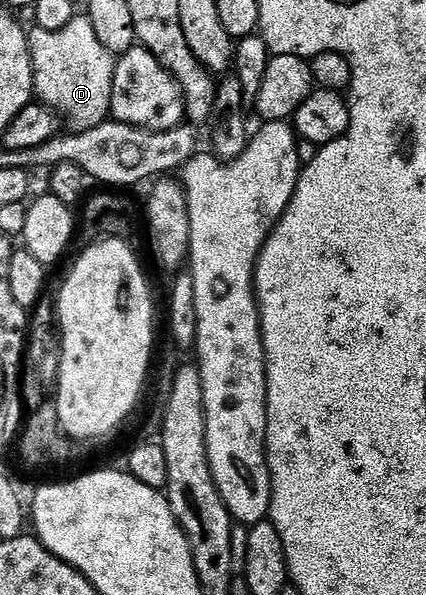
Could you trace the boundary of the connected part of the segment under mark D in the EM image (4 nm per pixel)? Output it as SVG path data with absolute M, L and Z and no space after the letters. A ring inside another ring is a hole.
M75 16L58 30L28 31L29 55L33 61L33 93L54 114L78 132L103 124L111 108L111 88L117 63L115 55L95 36L88 16Z

